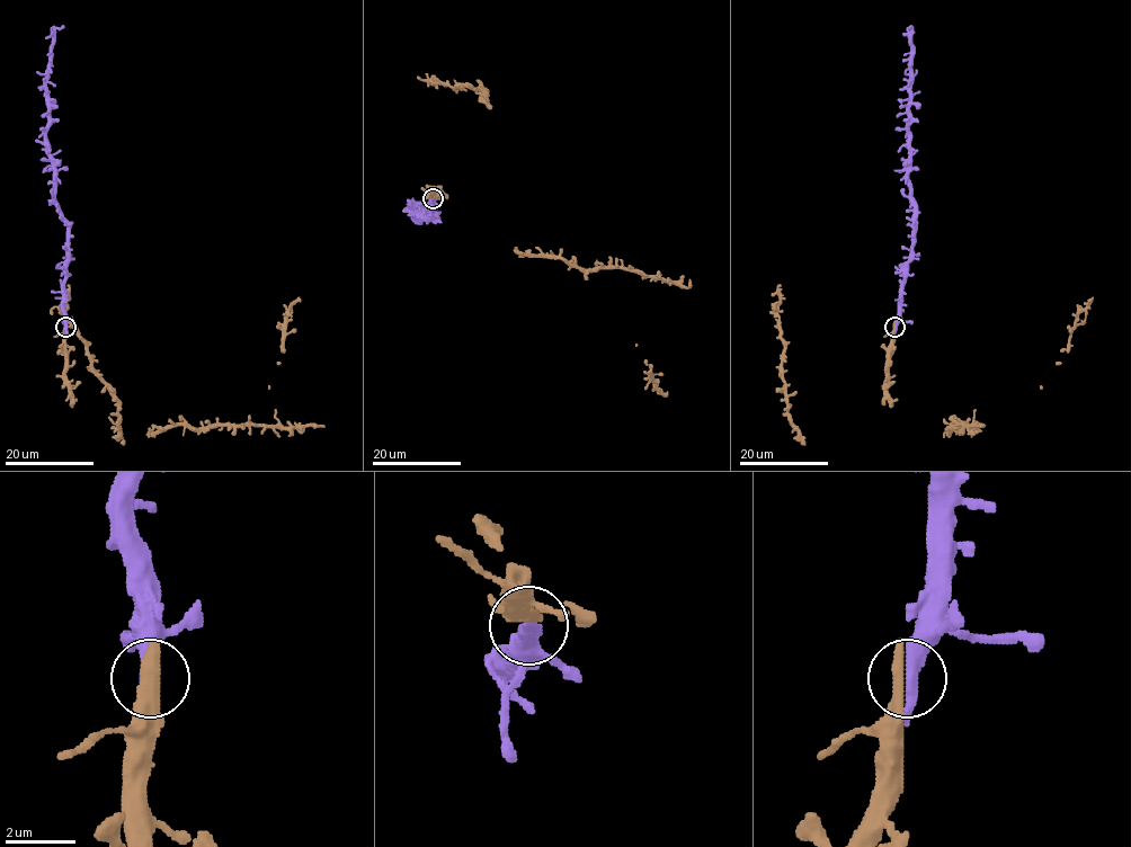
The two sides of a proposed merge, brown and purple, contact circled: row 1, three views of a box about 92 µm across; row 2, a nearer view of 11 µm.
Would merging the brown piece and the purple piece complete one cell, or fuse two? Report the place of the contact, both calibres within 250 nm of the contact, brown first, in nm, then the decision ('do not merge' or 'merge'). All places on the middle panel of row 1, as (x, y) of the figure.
(433, 198) | 550/600 nm | merge

